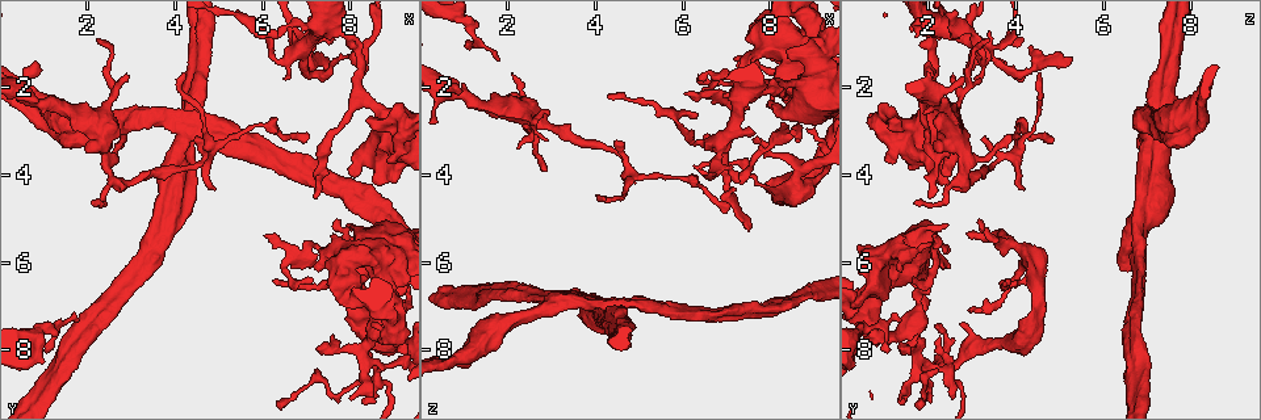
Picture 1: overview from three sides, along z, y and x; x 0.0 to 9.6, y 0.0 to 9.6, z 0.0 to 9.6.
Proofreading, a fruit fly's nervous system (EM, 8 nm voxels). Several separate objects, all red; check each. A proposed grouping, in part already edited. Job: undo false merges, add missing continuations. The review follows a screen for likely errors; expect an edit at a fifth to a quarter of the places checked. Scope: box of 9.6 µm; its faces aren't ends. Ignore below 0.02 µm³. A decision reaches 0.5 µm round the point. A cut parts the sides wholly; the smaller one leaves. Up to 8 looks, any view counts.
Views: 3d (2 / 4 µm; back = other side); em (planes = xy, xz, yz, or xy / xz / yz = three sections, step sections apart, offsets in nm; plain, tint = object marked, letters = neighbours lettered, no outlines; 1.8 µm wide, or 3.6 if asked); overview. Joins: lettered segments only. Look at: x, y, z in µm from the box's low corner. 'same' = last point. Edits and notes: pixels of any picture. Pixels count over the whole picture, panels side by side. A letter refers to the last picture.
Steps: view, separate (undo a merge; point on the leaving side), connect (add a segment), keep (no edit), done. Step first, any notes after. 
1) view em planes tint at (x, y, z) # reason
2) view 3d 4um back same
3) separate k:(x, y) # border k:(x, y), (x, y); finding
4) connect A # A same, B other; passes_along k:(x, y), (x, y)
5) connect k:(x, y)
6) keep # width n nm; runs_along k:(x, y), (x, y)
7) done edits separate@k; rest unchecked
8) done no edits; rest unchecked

view 3d 4um at (7.20, 7.90, 1.45) # an open end

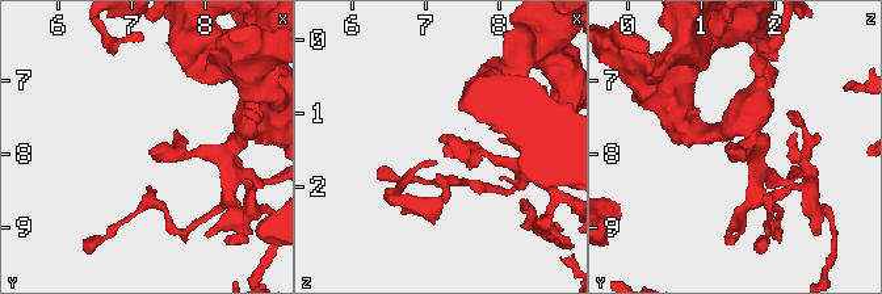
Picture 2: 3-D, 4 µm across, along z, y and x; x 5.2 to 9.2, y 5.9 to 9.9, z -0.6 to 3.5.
view em 3.6um yz step 4 letters at (7.20, 7.95, 1.45) # shape alone is not enough

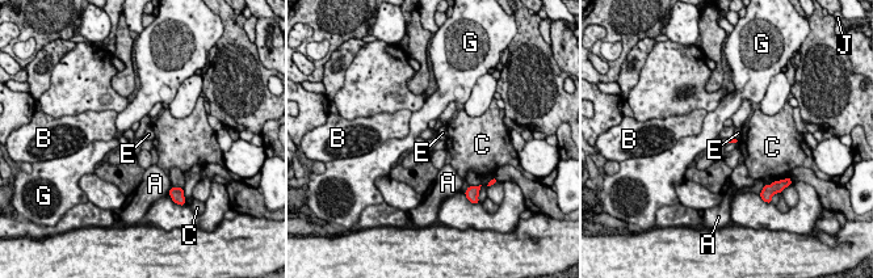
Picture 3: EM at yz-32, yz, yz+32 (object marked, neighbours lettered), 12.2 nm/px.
view em 3.6um planes letters same

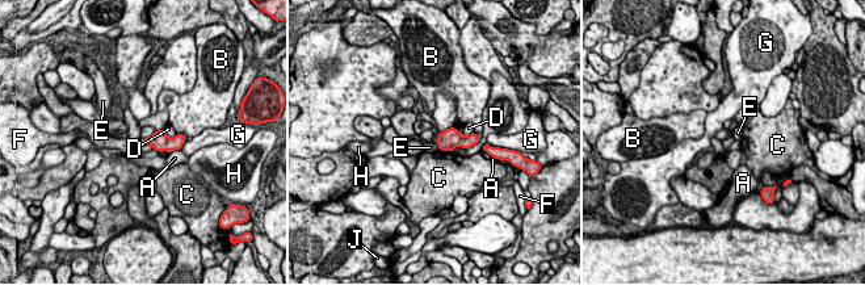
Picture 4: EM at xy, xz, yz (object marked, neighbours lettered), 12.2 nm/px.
keep # A other, B other, C other, D other, E other, F other, G other, H other, J other; border 4:(155, 130), (143, 138); none of them fits

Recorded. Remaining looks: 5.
view 3d 2um at (8.90, 6.90, 0.70) # abrupt turn

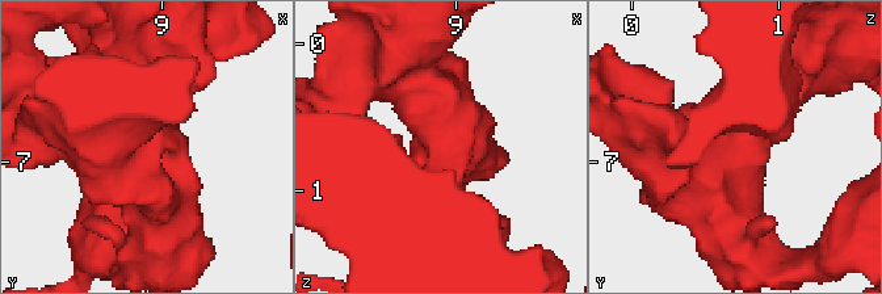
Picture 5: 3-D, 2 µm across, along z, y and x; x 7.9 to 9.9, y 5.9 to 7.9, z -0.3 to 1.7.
view em 3.6um planes letters at (8.96, 6.90, 0.72)

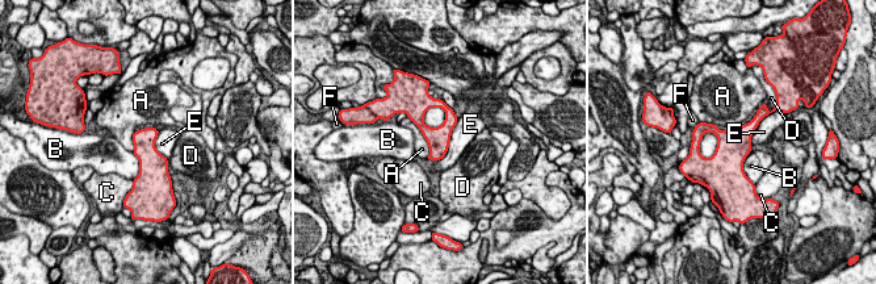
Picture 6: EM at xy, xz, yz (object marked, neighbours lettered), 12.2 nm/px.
keep # longest_contact E 600 nm; A other, B other, C other, D other, E other, F other; border 6:(459, 118), (448, 151), (438, 161); continuous, no second neuron

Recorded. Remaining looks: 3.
view em planes tint at (8.60, 6.00, 4.35) # calibre changes

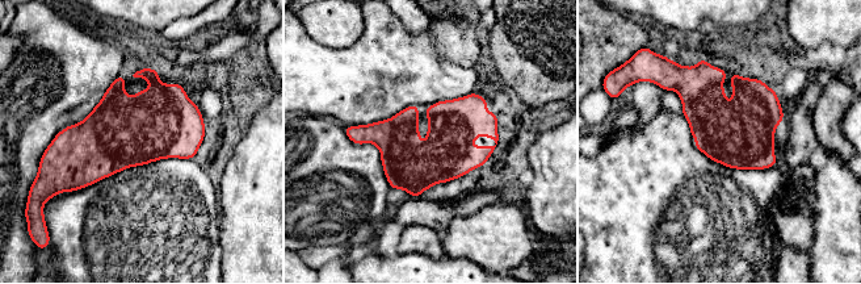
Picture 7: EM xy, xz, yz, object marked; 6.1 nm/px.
view em planes letters same

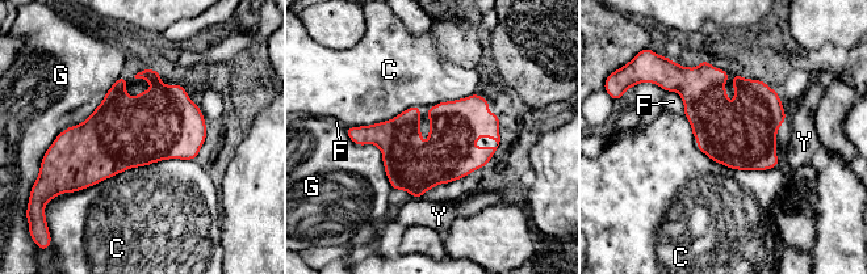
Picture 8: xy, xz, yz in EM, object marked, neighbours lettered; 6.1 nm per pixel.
connect Y # longest_contact C 800 nm; C other, F other, G other, Y same; it goes on there

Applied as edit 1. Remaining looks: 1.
done edits connect@8; rest unchecked

